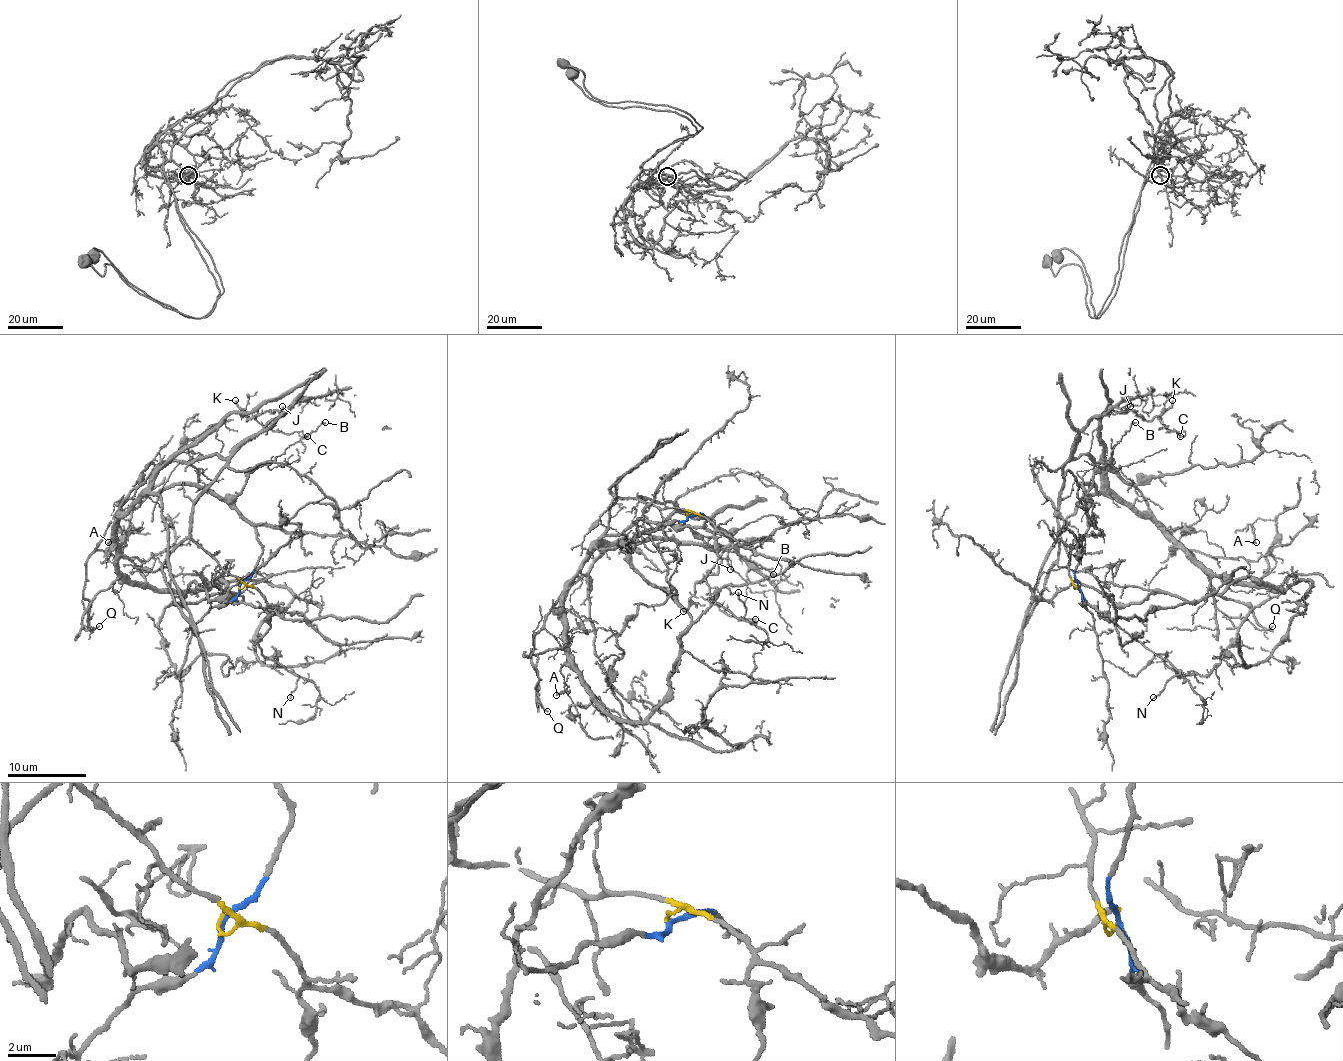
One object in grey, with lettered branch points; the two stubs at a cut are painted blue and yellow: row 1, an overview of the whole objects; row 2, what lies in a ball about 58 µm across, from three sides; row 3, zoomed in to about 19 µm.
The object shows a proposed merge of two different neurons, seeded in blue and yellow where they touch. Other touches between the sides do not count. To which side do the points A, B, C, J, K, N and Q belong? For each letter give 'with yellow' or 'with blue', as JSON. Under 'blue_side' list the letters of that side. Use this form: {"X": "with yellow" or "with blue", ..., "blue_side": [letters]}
{"A": "with blue", "B": "with blue", "C": "with yellow", "J": "with yellow", "K": "with yellow", "N": "with yellow", "Q": "with blue", "blue_side": ["A", "B", "Q"]}

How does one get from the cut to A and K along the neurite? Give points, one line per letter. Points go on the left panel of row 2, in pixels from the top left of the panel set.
A: (240, 584), (256, 529), (205, 489), (147, 491), (115, 527), (115, 567), (143, 583), (129, 521), (108, 543)
K: (238, 584), (240, 588), (242, 583), (191, 537), (193, 499), (282, 412), (256, 412), (246, 420), (235, 400)

